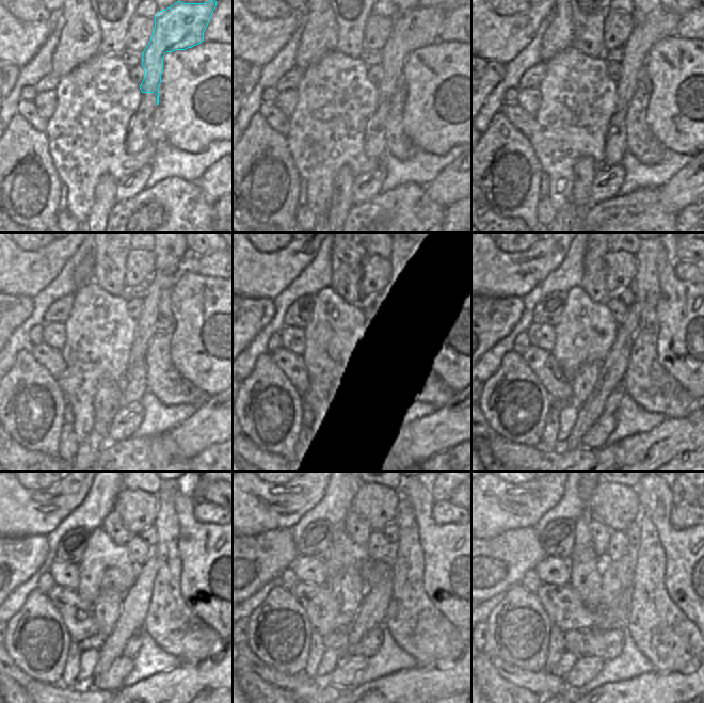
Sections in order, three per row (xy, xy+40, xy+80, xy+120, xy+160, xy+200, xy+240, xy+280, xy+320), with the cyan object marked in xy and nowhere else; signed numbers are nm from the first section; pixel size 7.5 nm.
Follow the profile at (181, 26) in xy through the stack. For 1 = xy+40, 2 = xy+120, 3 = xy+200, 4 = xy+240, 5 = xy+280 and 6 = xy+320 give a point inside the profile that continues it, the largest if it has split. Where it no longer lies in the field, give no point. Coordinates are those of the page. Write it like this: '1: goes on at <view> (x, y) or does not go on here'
1: goes on at xy+40 (418, 28)
2: goes on at xy+120 (146, 324)
3: goes on at xy+200 (611, 371)
4: goes on at xy+240 (134, 606)
5: goes on at xy+280 (371, 612)
6: goes on at xy+320 (614, 614)

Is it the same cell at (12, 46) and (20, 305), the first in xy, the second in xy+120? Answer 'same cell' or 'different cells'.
different cells

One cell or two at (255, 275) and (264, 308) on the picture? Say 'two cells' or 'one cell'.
two cells

